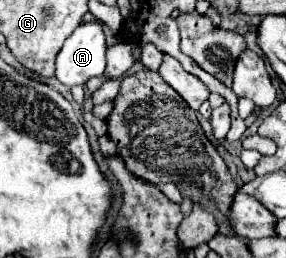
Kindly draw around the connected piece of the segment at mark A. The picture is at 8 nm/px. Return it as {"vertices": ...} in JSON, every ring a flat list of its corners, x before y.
{"vertices":[[98,22,80,24,56,58,56,78,64,86,84,86,106,68,106,40]]}

